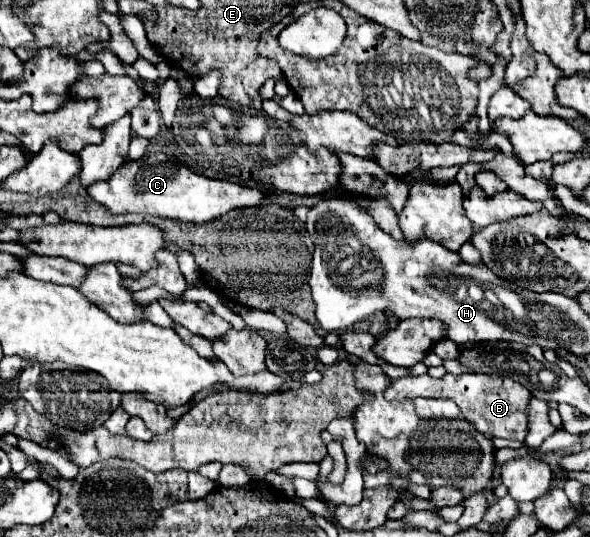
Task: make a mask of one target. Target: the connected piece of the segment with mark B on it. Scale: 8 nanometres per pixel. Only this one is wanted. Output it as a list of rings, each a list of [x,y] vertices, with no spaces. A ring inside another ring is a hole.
[[[445,374],[443,378],[423,376],[403,376],[389,382],[385,390],[385,400],[415,400],[415,398],[449,398],[453,400],[463,418],[473,424],[473,428],[489,438],[507,438],[523,442],[529,430],[527,406],[533,394],[519,382],[499,376],[499,374]]]

